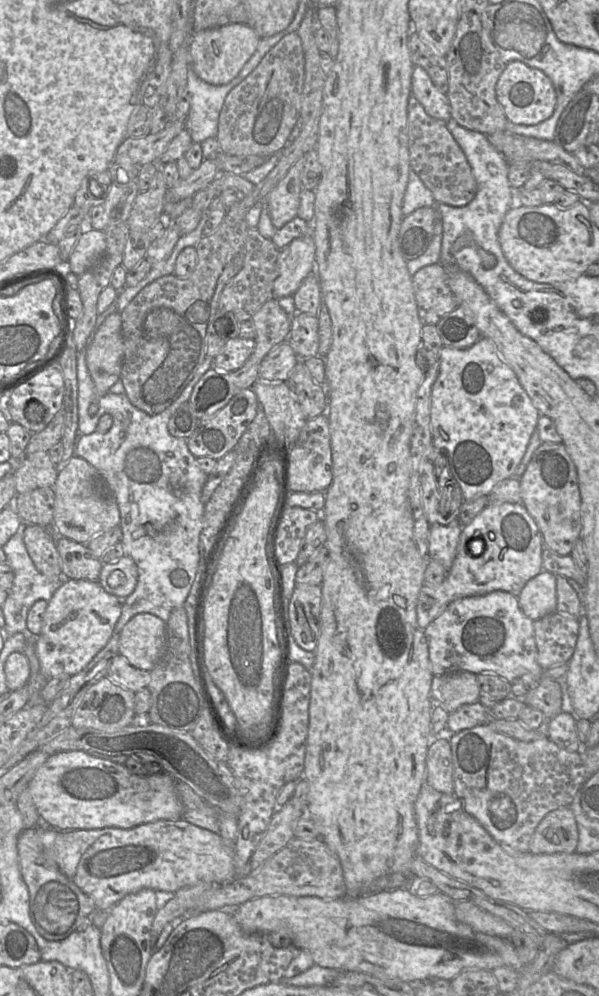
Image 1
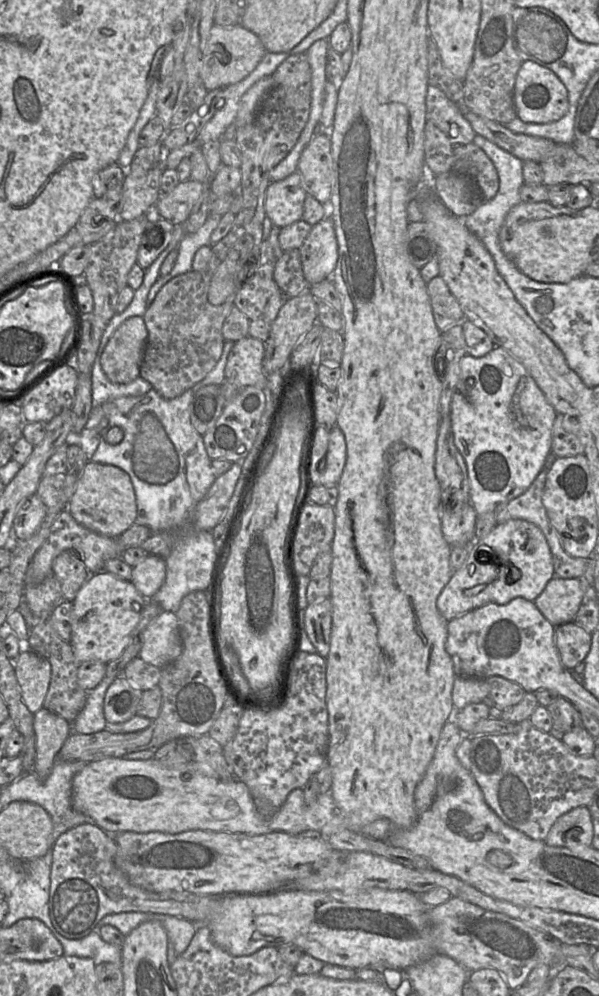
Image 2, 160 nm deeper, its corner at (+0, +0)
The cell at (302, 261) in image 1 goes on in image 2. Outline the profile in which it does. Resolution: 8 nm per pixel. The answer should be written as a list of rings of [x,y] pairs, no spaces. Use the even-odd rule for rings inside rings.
[[[326,217],[313,225],[299,250],[306,281],[314,285],[328,279],[338,260],[338,244],[332,220]]]

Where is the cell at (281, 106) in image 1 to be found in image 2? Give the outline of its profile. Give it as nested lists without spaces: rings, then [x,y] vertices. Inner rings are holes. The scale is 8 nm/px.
[[[292,54],[273,72],[271,86],[260,104],[254,120],[236,131],[236,143],[241,153],[241,208],[235,215],[229,233],[211,246],[212,256],[205,271],[190,271],[167,282],[157,293],[142,316],[148,331],[147,346],[139,376],[167,399],[175,398],[201,381],[219,361],[225,340],[222,327],[233,307],[244,313],[250,321],[262,318],[272,295],[280,291],[274,280],[277,259],[267,240],[263,240],[263,222],[266,218],[265,197],[271,183],[270,171],[283,160],[296,144],[310,113],[311,67],[307,54]]]

